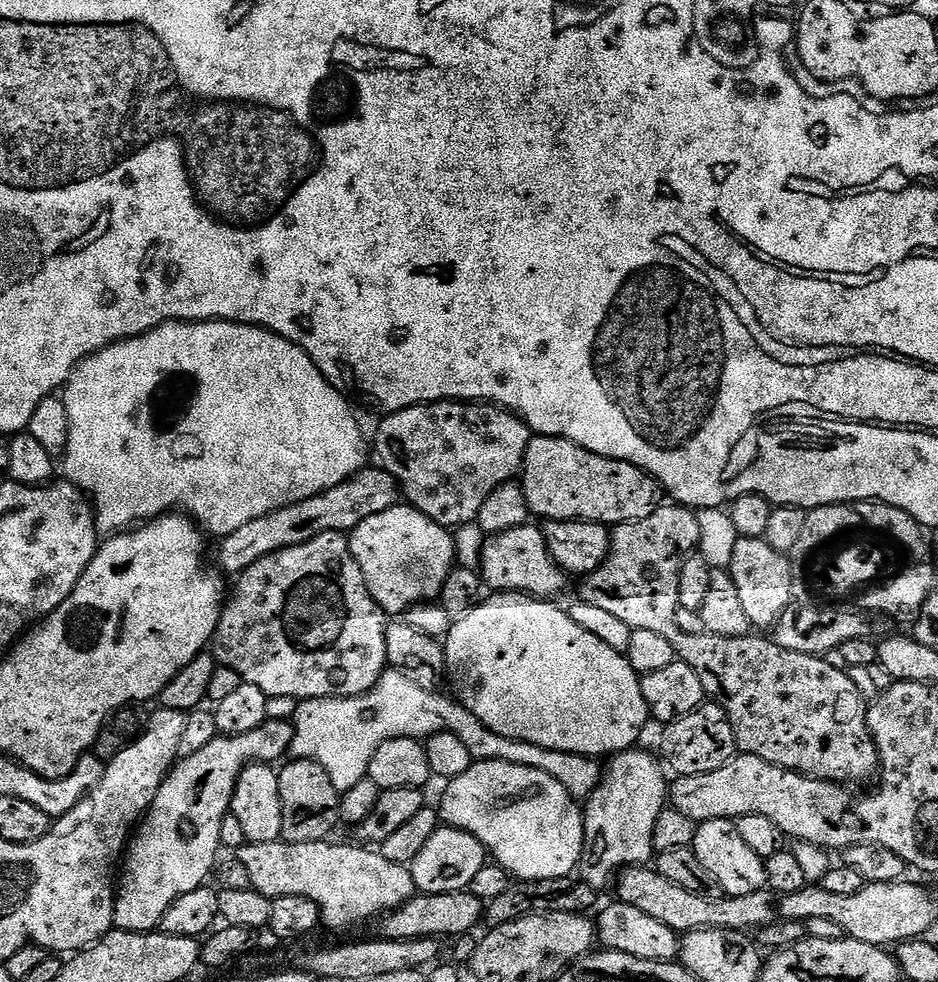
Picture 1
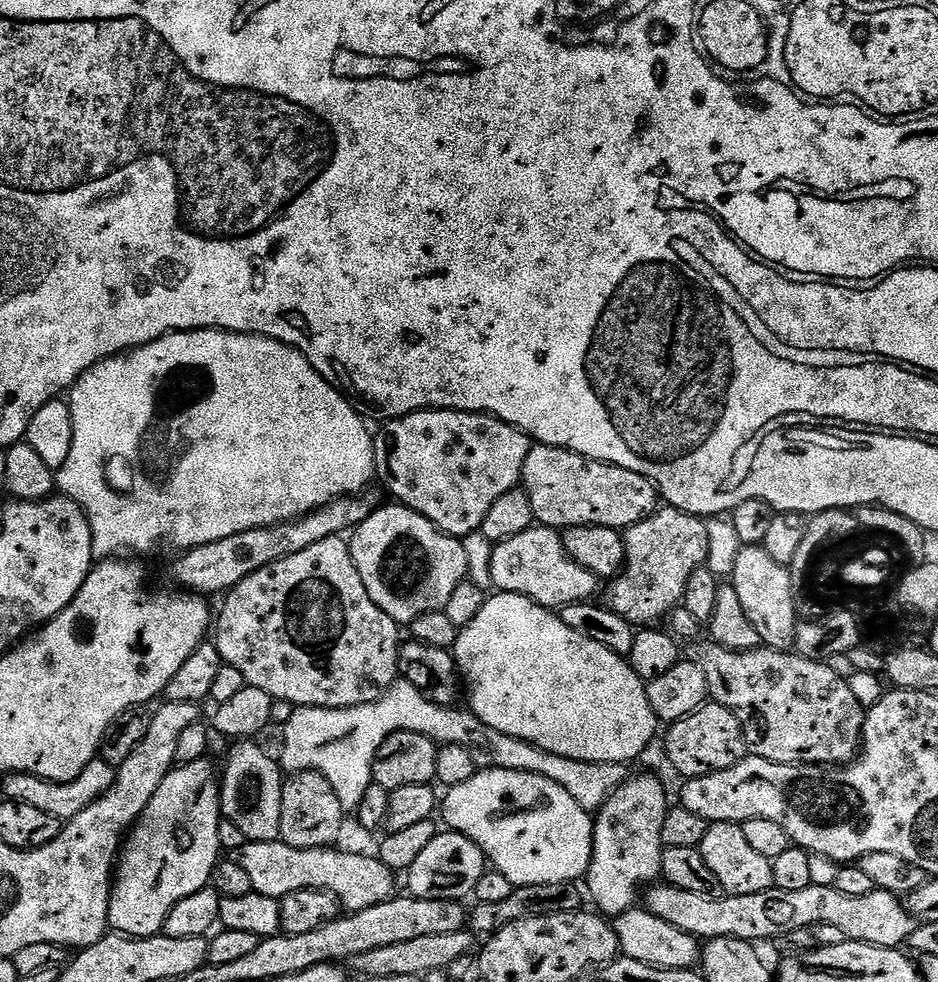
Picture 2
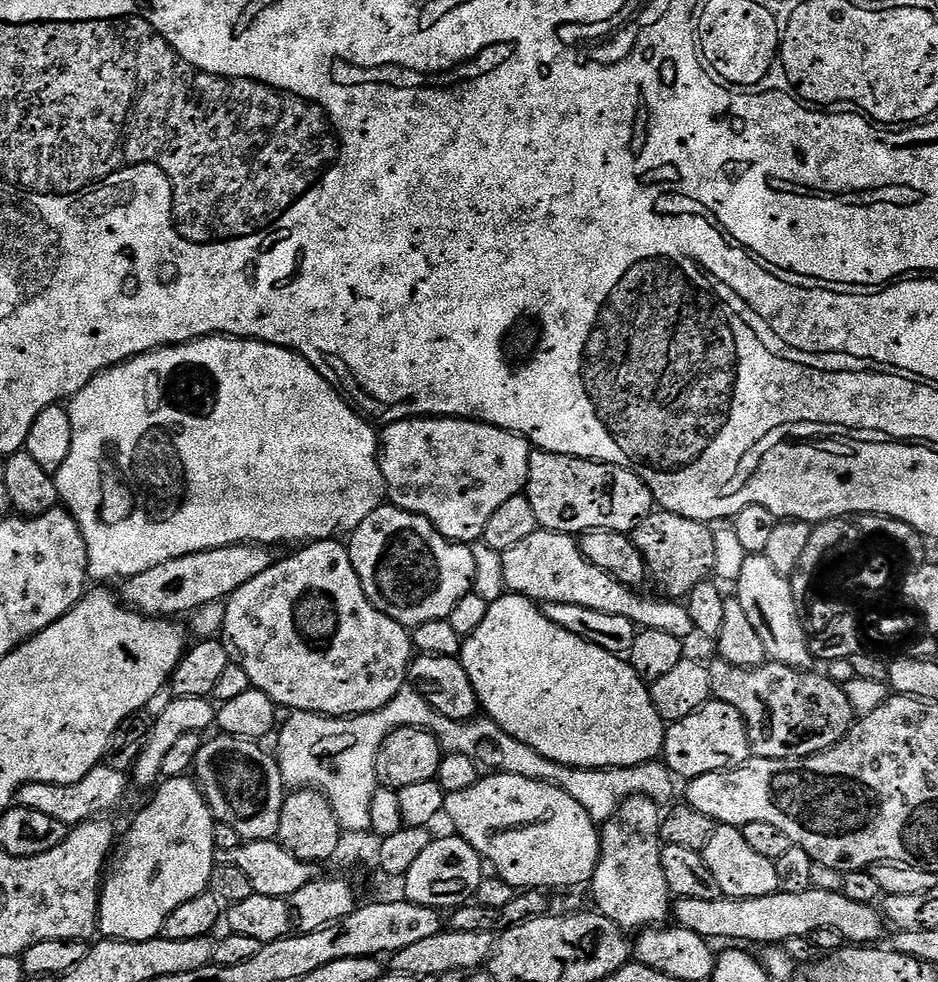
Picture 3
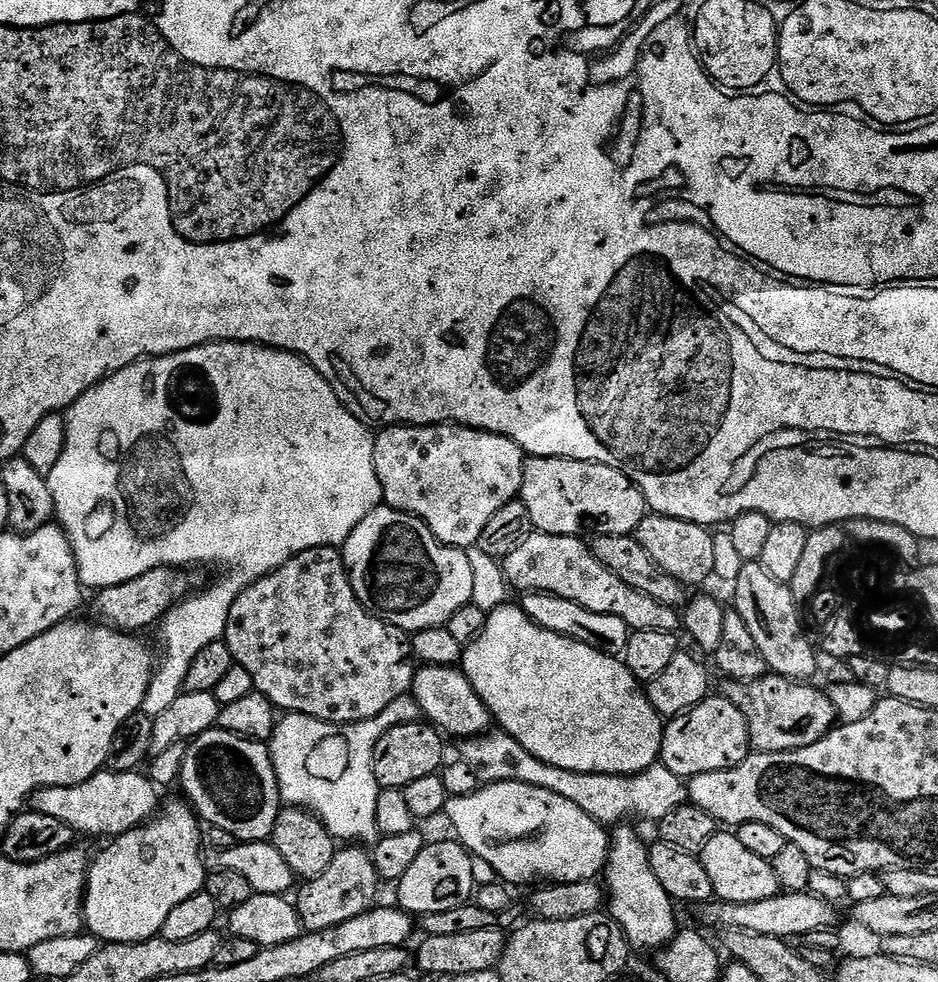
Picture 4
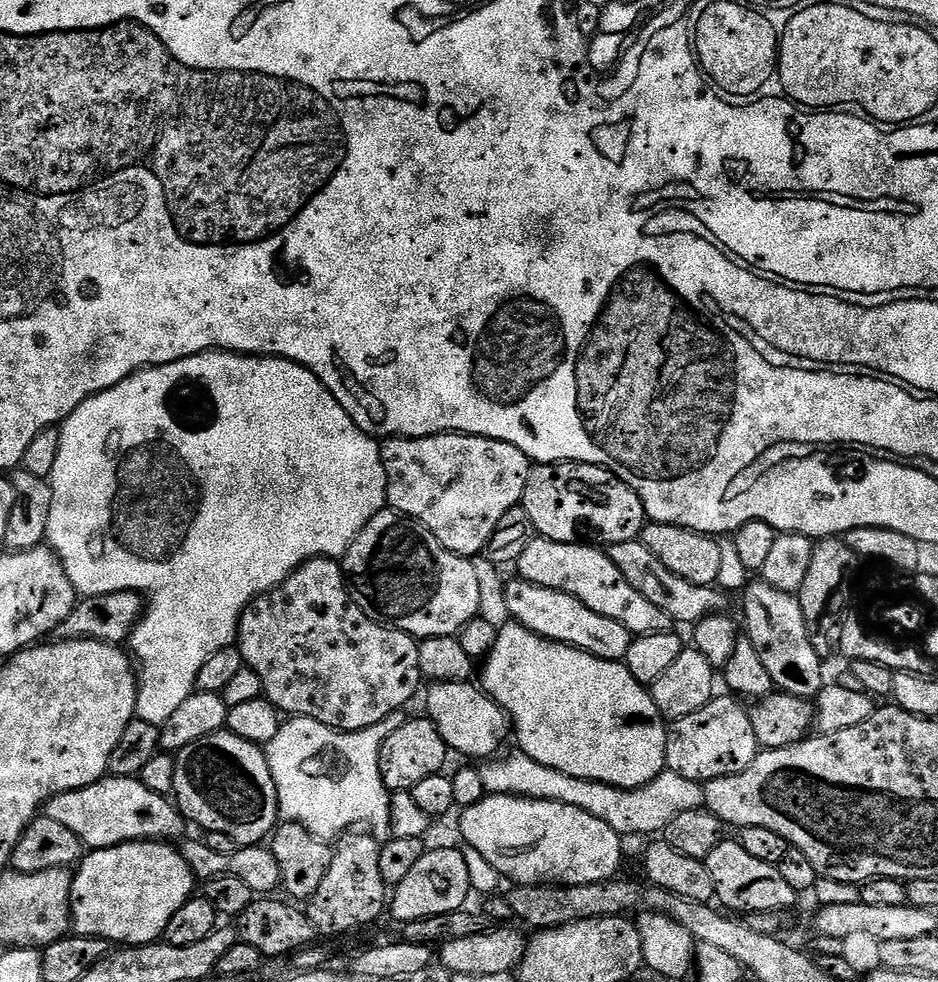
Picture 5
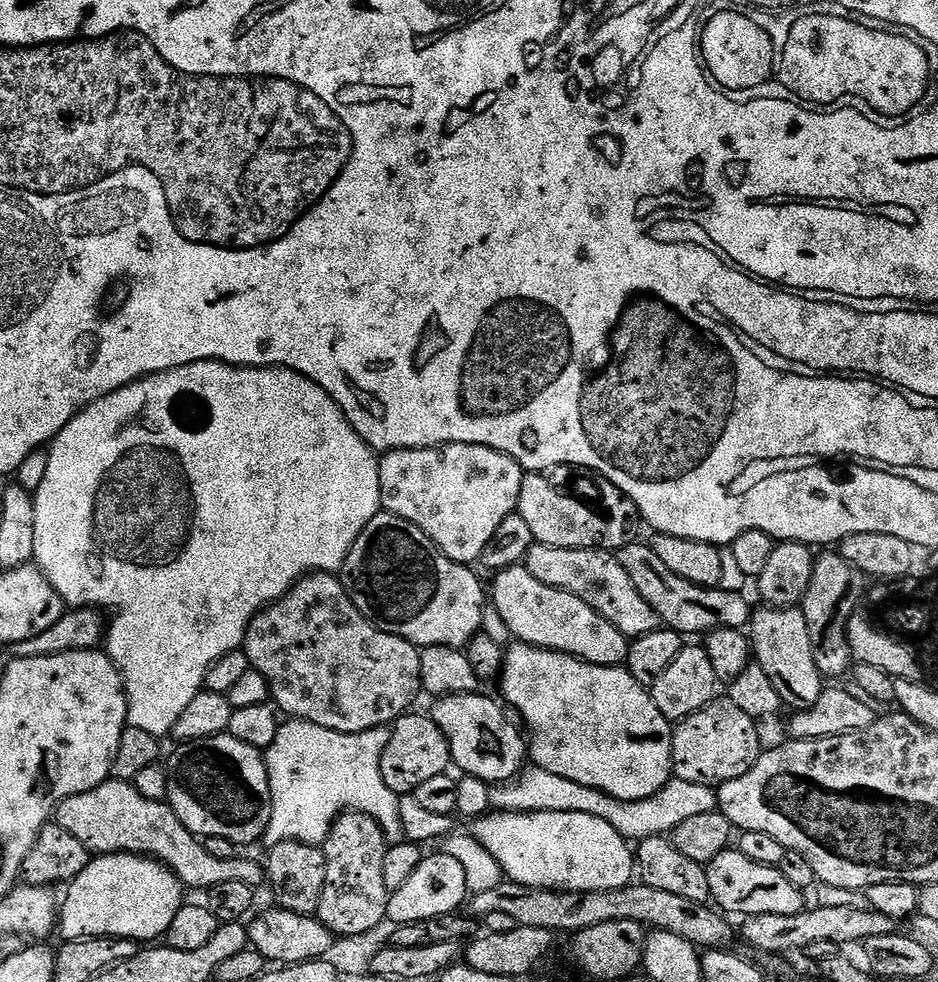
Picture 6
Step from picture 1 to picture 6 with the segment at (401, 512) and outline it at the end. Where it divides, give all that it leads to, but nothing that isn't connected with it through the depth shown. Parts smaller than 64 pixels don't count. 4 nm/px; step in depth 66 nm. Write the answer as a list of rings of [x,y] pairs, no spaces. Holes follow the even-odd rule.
[[[381,511],[360,531],[350,554],[344,559],[342,579],[349,598],[363,616],[396,633],[420,648],[450,646],[463,649],[481,631],[486,607],[486,588],[480,585],[473,569],[454,562],[417,524],[393,512]]]

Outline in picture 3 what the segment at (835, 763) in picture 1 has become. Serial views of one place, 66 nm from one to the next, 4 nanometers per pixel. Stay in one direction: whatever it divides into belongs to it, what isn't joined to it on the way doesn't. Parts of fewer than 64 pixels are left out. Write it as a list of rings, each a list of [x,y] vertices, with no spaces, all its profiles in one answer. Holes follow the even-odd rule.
[[[654,510],[636,528],[634,539],[648,567],[648,575],[668,598],[687,597],[700,580],[713,575],[714,534],[705,521],[682,518],[682,514]],[[713,660],[714,662],[708,664],[712,695],[715,699],[734,706],[734,710],[742,714],[755,759],[801,760],[825,752],[839,742],[853,726],[854,713],[843,687],[839,683],[836,685],[828,676],[819,676],[816,670],[801,670],[775,662],[765,662],[757,668],[735,668],[725,660]]]

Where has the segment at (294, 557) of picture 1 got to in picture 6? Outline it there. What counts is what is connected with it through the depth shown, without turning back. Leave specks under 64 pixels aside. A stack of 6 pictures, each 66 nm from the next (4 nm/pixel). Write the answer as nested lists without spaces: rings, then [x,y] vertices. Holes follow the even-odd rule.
[[[309,572],[307,576],[297,580],[296,585],[283,598],[274,601],[267,608],[261,608],[246,630],[242,650],[246,654],[250,667],[258,670],[258,674],[262,674],[262,678],[266,678],[268,691],[277,709],[285,717],[293,716],[294,719],[300,720],[296,722],[303,722],[313,728],[325,728],[342,734],[358,734],[359,732],[369,732],[371,728],[382,728],[391,725],[405,715],[409,711],[408,703],[416,695],[421,695],[422,692],[420,686],[420,648],[411,644],[404,637],[397,636],[396,633],[377,626],[368,617],[363,616],[358,610],[358,606],[354,606],[354,602],[349,598],[348,591],[344,588],[343,579],[331,572]]]

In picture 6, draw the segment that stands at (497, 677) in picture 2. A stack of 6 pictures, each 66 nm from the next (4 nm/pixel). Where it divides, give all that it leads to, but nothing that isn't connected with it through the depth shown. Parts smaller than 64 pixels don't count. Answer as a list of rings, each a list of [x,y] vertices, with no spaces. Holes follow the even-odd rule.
[[[516,642],[503,653],[503,671],[498,677],[498,685],[504,691],[504,696],[508,699],[509,709],[517,708],[522,719],[528,723],[528,728],[532,731],[530,736],[530,760],[533,765],[542,770],[550,770],[550,774],[558,774],[558,778],[570,778],[570,782],[578,782],[578,786],[590,786],[594,790],[602,790],[619,800],[641,800],[650,798],[658,790],[662,790],[668,785],[668,781],[673,779],[672,775],[672,729],[673,725],[654,706],[654,698],[651,691],[645,685],[640,684],[628,673],[627,667],[615,664],[591,664],[585,660],[580,660],[576,656],[571,656],[565,652],[555,652],[549,648],[536,648],[532,644]]]

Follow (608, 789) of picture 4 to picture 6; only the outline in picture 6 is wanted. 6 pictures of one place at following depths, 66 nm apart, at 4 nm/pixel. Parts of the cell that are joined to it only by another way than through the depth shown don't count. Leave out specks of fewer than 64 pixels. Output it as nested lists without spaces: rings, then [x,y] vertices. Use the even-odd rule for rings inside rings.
[[[535,766],[525,767],[519,780],[520,788],[524,792],[556,796],[555,811],[594,814],[594,818],[610,822],[610,826],[614,826],[614,830],[618,830],[618,834],[622,834],[622,838],[629,842],[670,834],[679,823],[694,818],[697,814],[710,814],[718,808],[718,792],[713,785],[682,782],[675,778],[669,780],[665,788],[658,790],[650,798],[641,800],[619,800],[602,790],[578,786],[578,782],[570,782],[570,778],[558,778],[558,774],[550,774],[550,770]]]

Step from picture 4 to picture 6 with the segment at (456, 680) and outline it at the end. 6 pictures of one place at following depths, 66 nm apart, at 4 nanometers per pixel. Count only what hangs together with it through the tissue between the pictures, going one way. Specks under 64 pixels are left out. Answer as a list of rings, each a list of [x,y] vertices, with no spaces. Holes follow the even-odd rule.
[[[474,691],[439,697],[433,703],[436,705],[430,709],[430,715],[444,732],[448,748],[452,751],[452,764],[460,767],[459,771],[465,776],[473,776],[485,780],[489,786],[497,786],[512,775],[515,777],[525,767],[526,740],[508,721],[509,713],[503,707],[500,709],[490,697],[480,695],[479,691]]]

